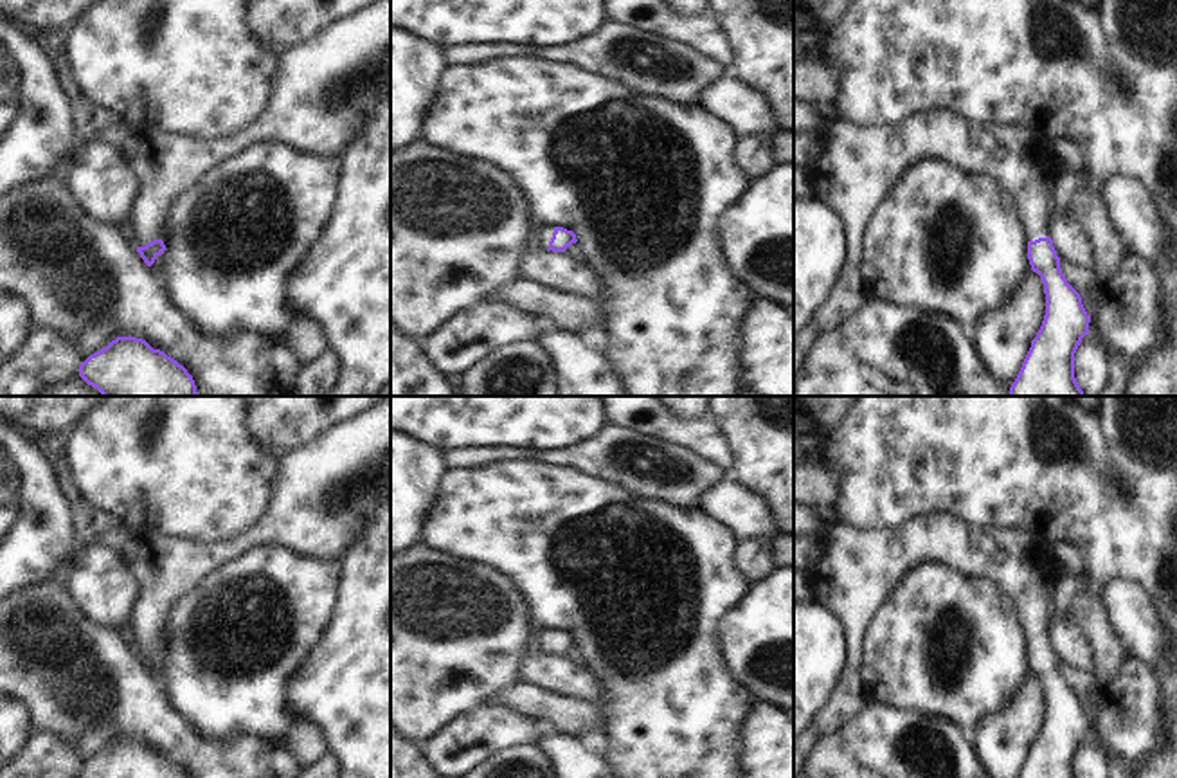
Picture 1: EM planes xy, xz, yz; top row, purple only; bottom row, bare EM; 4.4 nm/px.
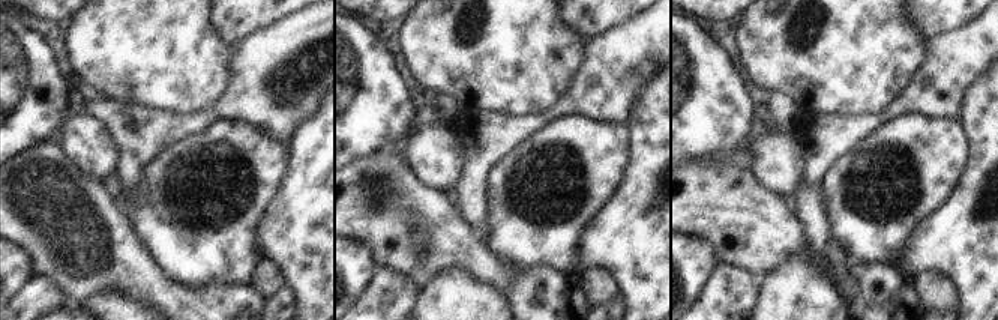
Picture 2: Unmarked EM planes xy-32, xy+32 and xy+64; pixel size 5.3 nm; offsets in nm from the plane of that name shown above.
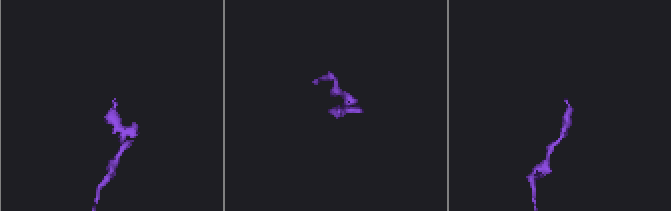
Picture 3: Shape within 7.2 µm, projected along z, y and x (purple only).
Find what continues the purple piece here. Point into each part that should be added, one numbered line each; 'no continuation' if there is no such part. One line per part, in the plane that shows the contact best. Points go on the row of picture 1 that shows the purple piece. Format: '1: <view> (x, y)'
1: xy (324, 89)

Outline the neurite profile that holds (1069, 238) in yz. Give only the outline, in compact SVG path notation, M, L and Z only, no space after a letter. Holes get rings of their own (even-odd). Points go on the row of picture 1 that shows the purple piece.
M1049 211L1049 238L1060 259L1071 261L1080 268L1094 268L1094 249L1082 223L1069 214L1056 216Z

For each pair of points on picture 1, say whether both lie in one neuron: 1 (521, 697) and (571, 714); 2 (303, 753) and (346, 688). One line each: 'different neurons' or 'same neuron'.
1: same neuron
2: different neurons

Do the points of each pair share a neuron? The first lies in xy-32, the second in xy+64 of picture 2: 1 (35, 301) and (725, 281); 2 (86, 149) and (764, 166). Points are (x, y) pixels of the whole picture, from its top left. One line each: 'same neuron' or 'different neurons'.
1: same neuron
2: same neuron

